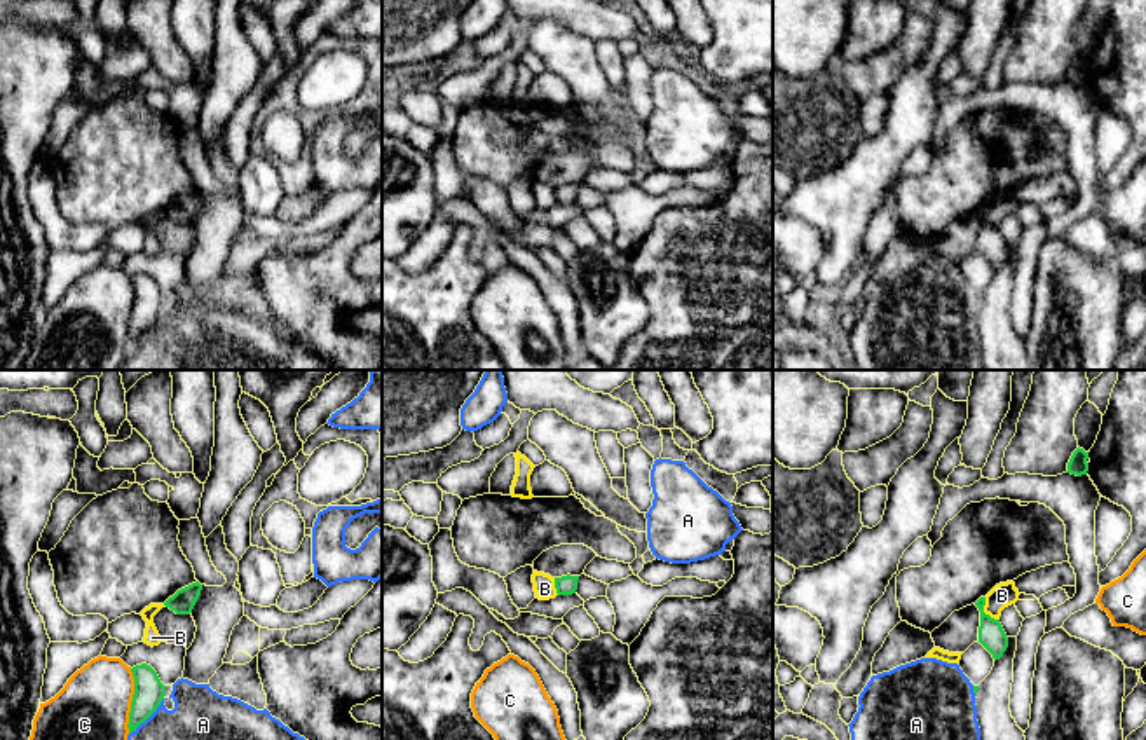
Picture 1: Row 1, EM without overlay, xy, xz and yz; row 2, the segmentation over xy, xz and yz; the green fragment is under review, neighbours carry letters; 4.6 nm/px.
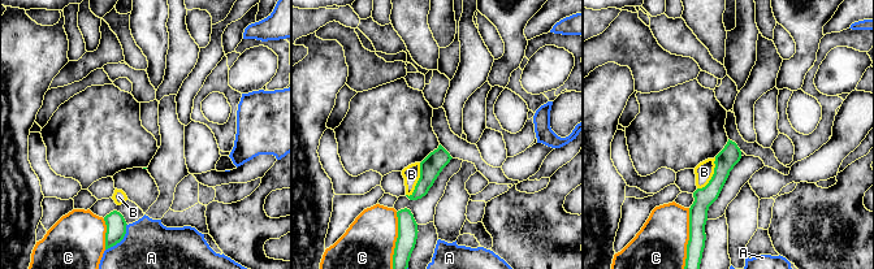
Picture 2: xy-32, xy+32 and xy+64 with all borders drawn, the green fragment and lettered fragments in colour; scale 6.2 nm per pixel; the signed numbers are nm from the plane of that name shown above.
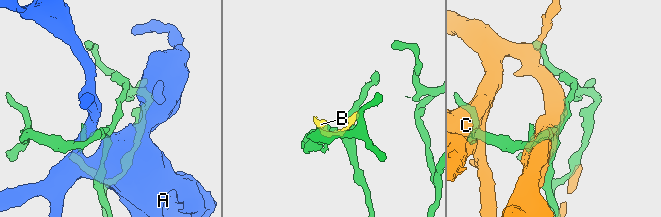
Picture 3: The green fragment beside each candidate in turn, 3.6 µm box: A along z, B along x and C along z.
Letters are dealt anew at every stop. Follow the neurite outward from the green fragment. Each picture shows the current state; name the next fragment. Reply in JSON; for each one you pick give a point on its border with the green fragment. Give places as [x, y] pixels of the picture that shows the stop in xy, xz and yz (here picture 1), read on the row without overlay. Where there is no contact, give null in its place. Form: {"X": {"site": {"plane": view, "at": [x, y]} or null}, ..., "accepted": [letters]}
{"B": {"site": {"plane": "yz", "at": [982, 220]}}, "accepted": ["B"]}

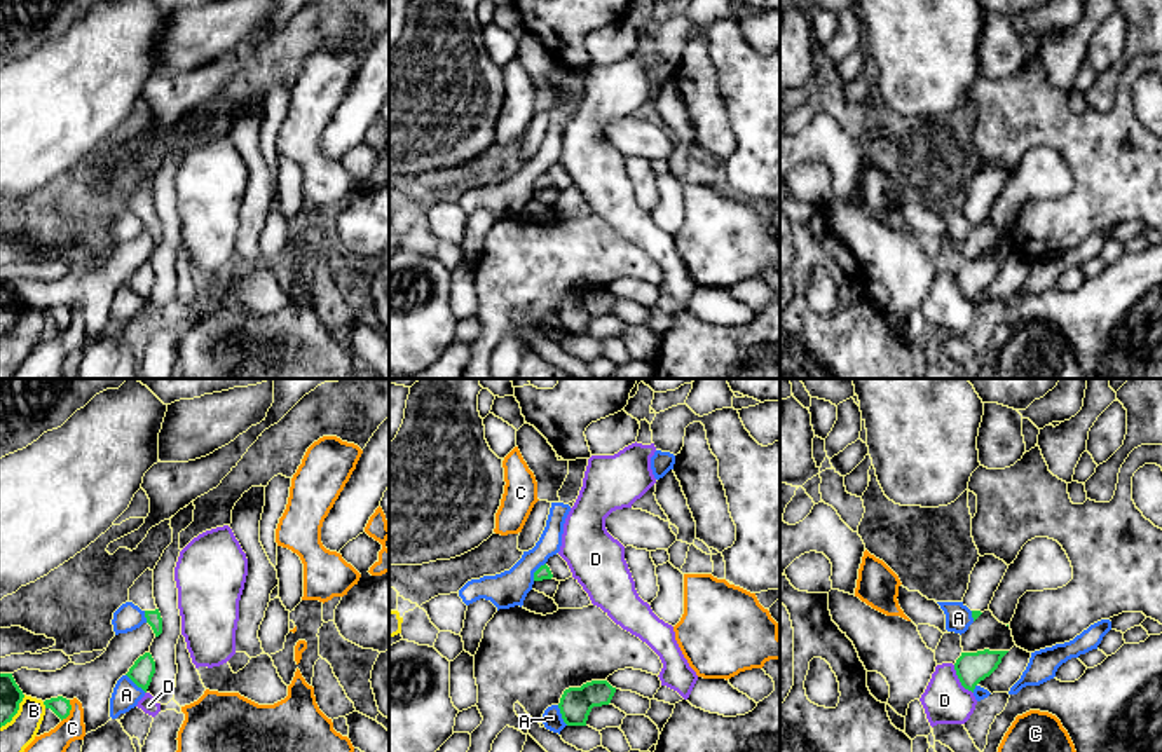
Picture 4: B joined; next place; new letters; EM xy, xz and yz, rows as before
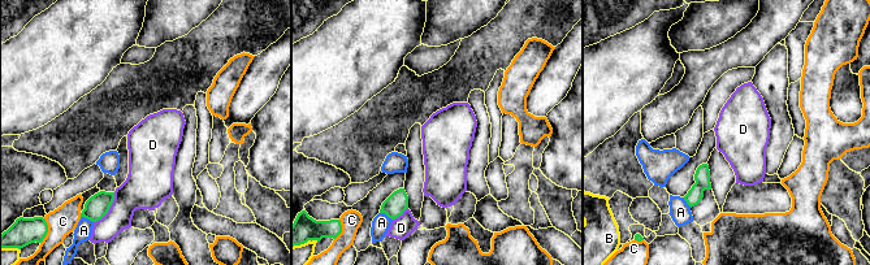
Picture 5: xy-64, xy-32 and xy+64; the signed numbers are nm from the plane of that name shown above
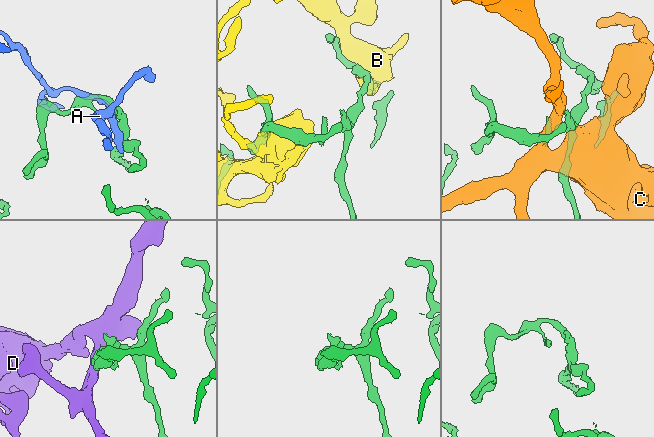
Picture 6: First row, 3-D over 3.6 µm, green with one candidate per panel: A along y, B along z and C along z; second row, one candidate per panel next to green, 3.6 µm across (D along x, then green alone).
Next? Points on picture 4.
{"accepted": []}

